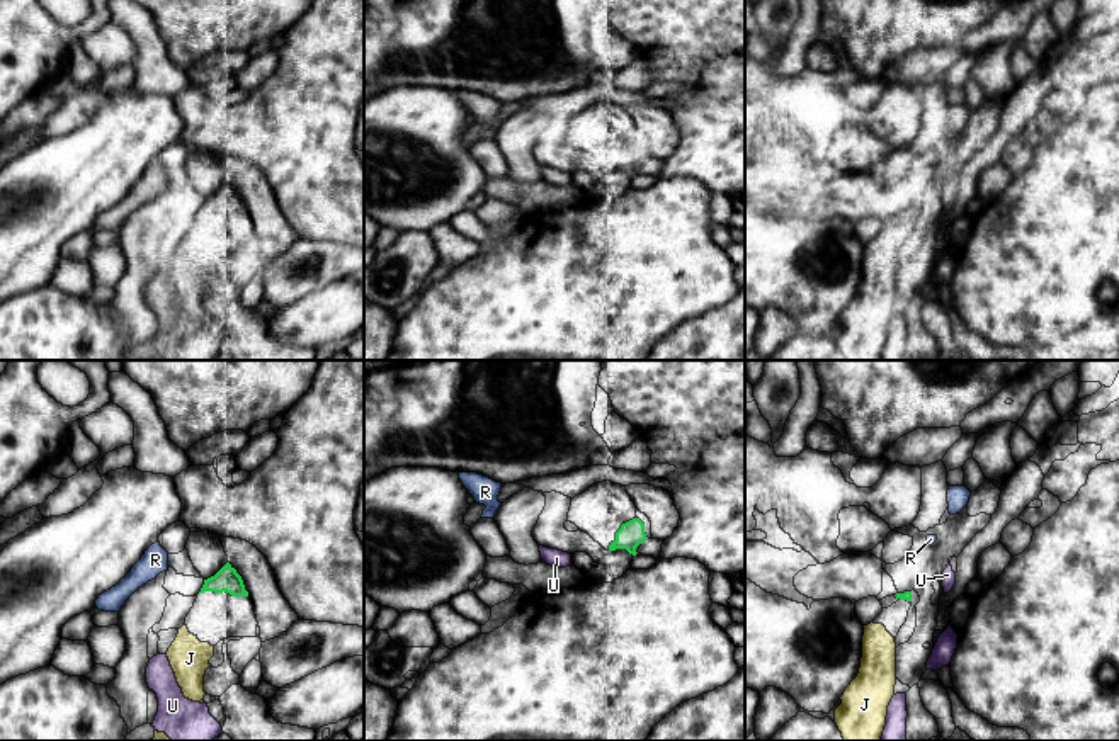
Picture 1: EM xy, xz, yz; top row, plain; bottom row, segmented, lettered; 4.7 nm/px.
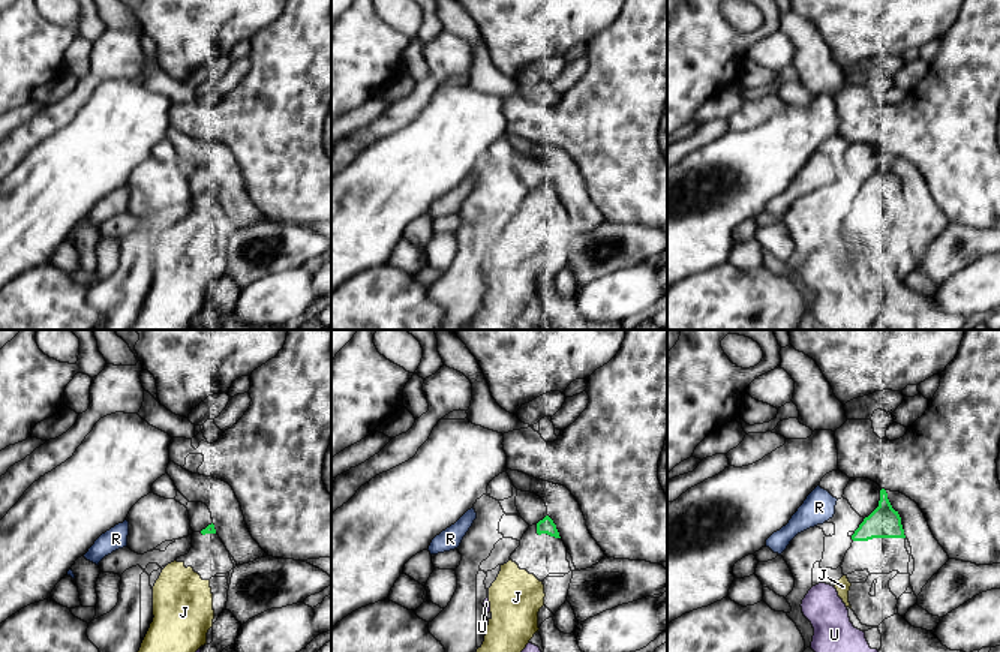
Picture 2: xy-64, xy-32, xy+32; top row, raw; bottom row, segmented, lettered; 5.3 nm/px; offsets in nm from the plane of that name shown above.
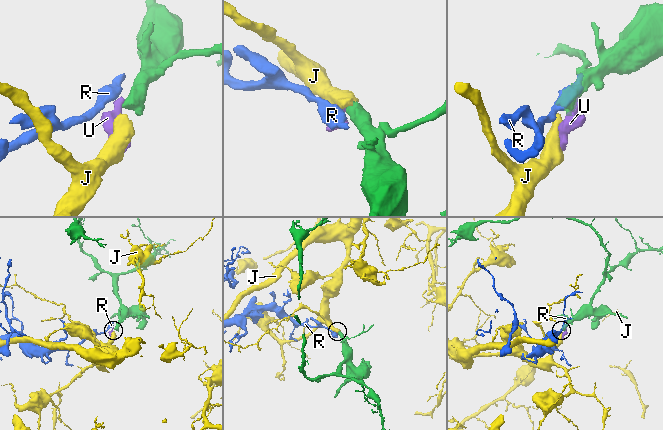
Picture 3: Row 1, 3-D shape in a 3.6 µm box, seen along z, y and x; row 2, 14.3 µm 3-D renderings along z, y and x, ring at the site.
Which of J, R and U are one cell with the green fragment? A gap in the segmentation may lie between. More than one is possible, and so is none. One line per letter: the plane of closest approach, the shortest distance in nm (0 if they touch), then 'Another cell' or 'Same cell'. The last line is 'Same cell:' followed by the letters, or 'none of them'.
J: Closest in yz. Distance 150 nm. Same cell
R: Closest in xy. Distance 180 nm. Another cell
U: Closest in yz. Distance 150 nm. Another cell
Same cell: J

